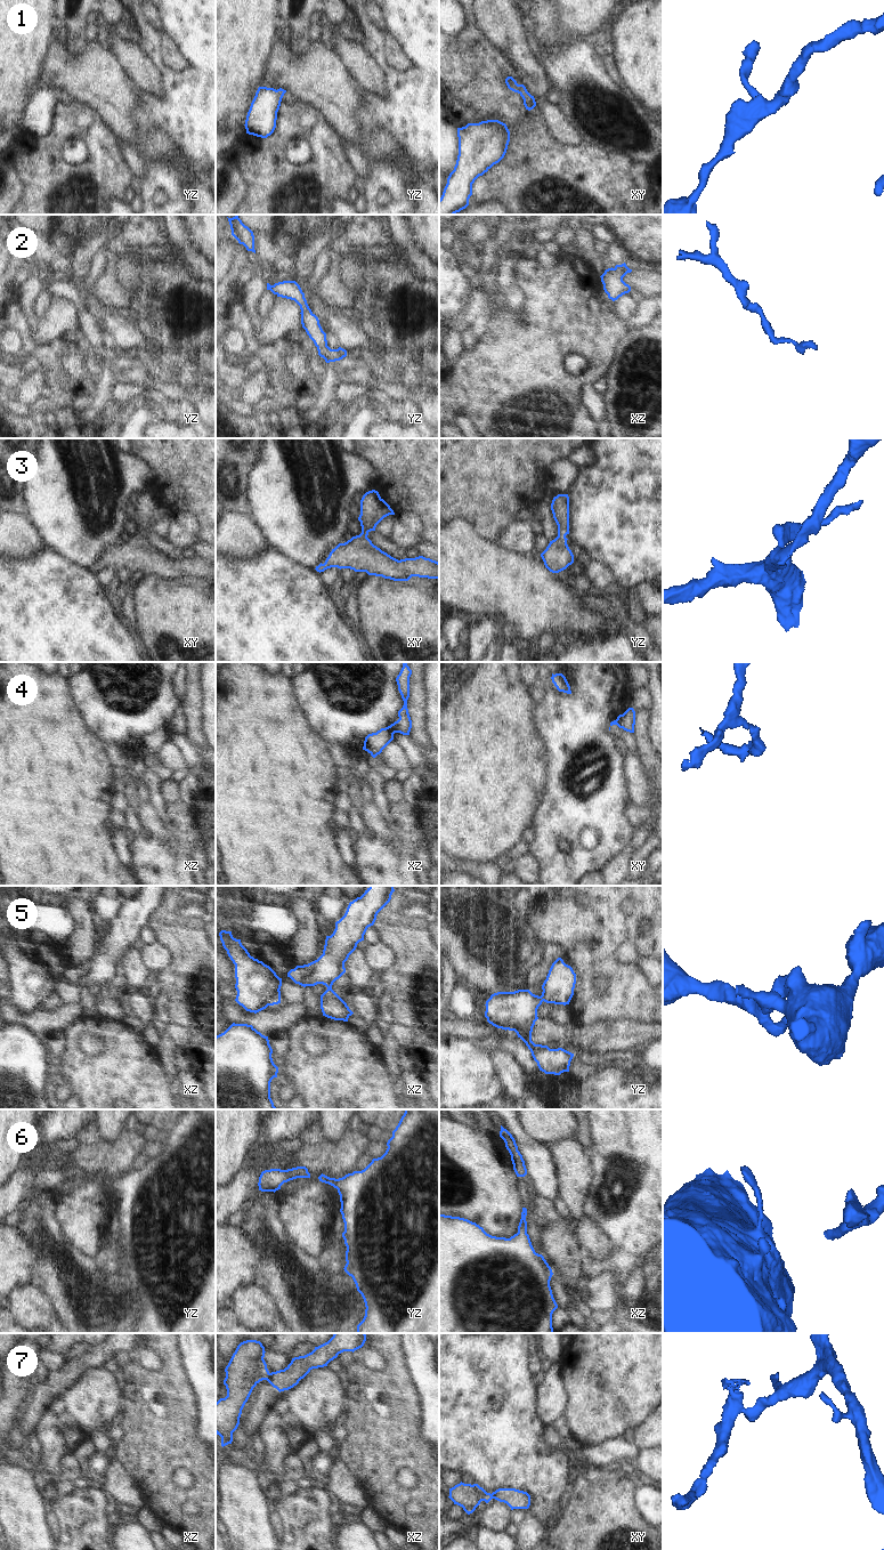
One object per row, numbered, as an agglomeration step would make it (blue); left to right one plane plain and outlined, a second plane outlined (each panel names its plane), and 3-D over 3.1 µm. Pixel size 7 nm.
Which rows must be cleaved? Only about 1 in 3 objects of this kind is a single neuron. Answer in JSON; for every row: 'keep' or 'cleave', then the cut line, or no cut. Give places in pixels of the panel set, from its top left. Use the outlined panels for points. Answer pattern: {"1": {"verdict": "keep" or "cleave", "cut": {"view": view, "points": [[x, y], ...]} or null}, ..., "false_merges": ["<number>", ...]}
{"1": {"verdict": "keep", "cut": null}, "2": {"verdict": "keep", "cut": null}, "3": {"verdict": "keep", "cut": null}, "4": {"verdict": "cleave", "cut": {"view": "xz", "points": [[392, 724], [395, 732]]}}, "5": {"verdict": "keep", "cut": null}, "6": {"verdict": "keep", "cut": null}, "7": {"verdict": "cleave", "cut": {"view": "xz", "points": [[269, 1373], [265, 1379]]}}, "false_merges": ["4", "7"]}

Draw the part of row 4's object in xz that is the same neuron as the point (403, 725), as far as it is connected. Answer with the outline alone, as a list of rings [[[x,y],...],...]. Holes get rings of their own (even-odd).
[[[407,662],[403,663],[403,668],[396,678],[398,691],[404,701],[403,708],[398,711],[399,719],[394,722],[395,733],[400,733],[403,735],[409,735],[412,728],[412,720],[407,709],[407,700],[409,697],[409,677],[412,670],[407,665]]]

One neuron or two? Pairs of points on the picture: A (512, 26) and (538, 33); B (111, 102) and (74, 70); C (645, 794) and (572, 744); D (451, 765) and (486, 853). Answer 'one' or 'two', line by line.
A: two
B: one
C: two
D: one

